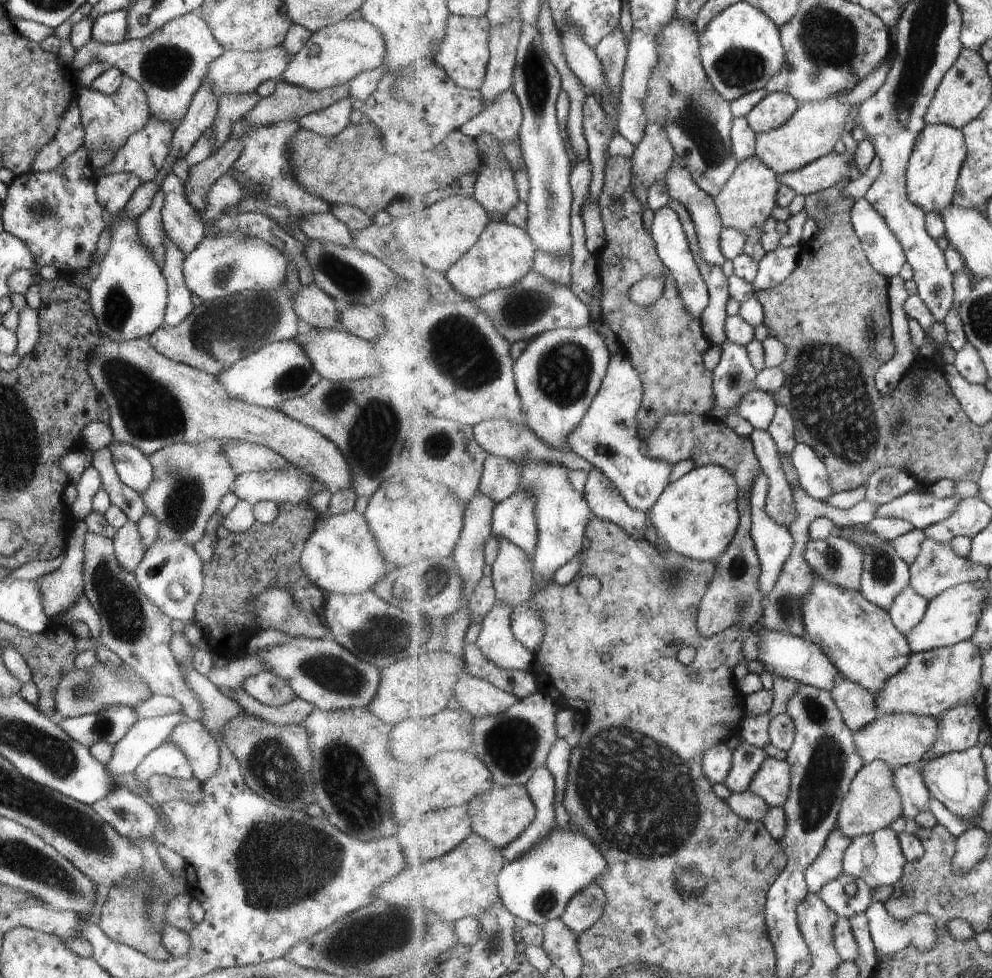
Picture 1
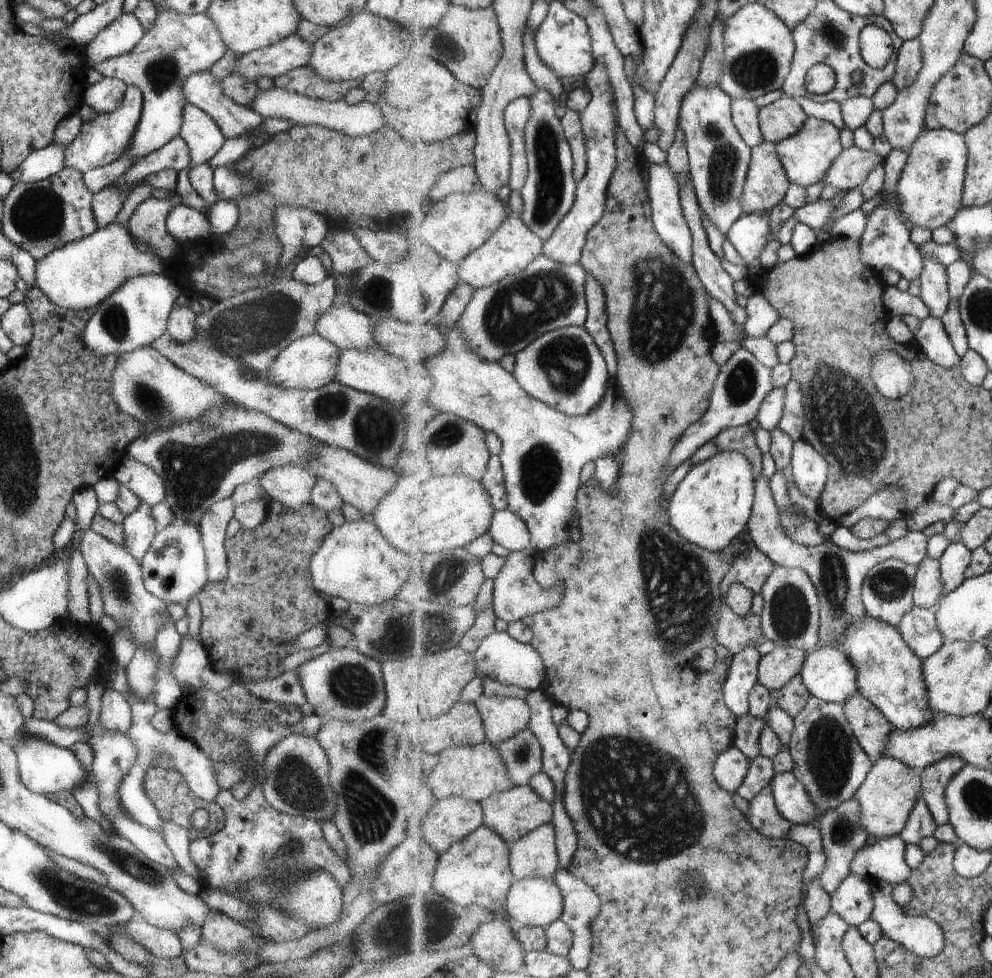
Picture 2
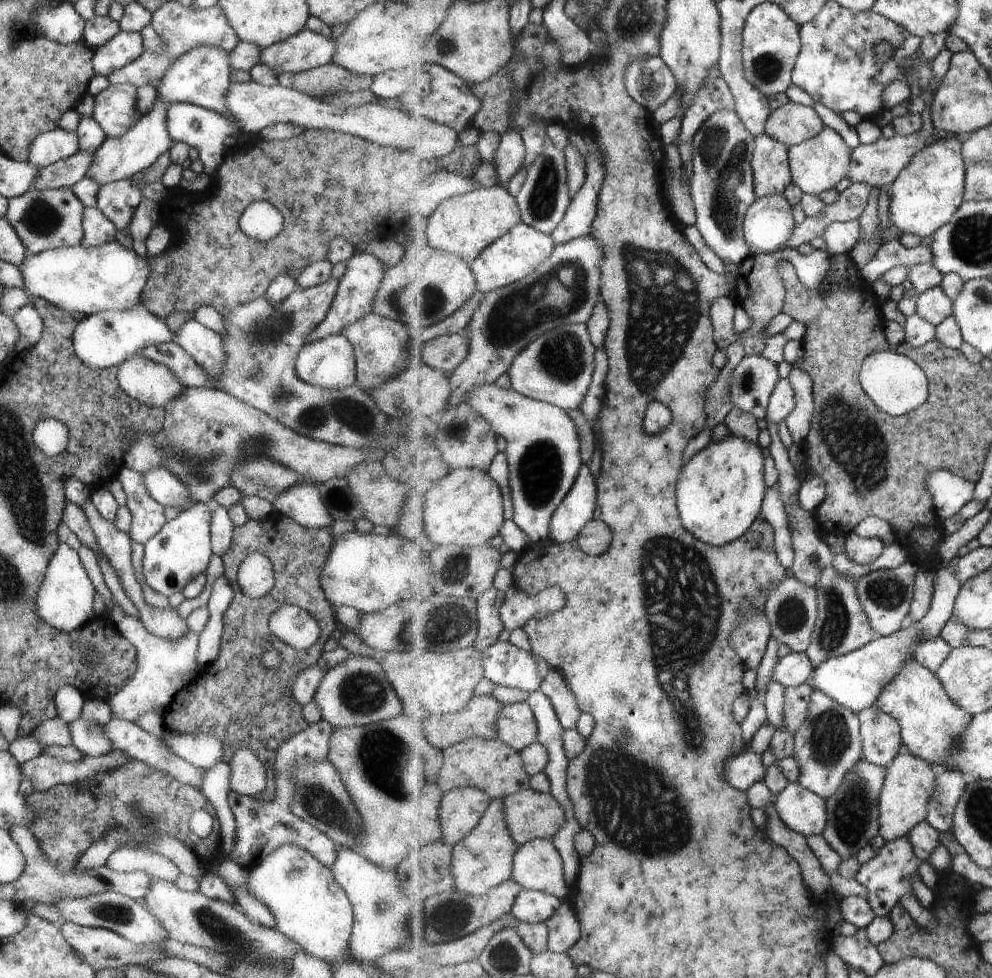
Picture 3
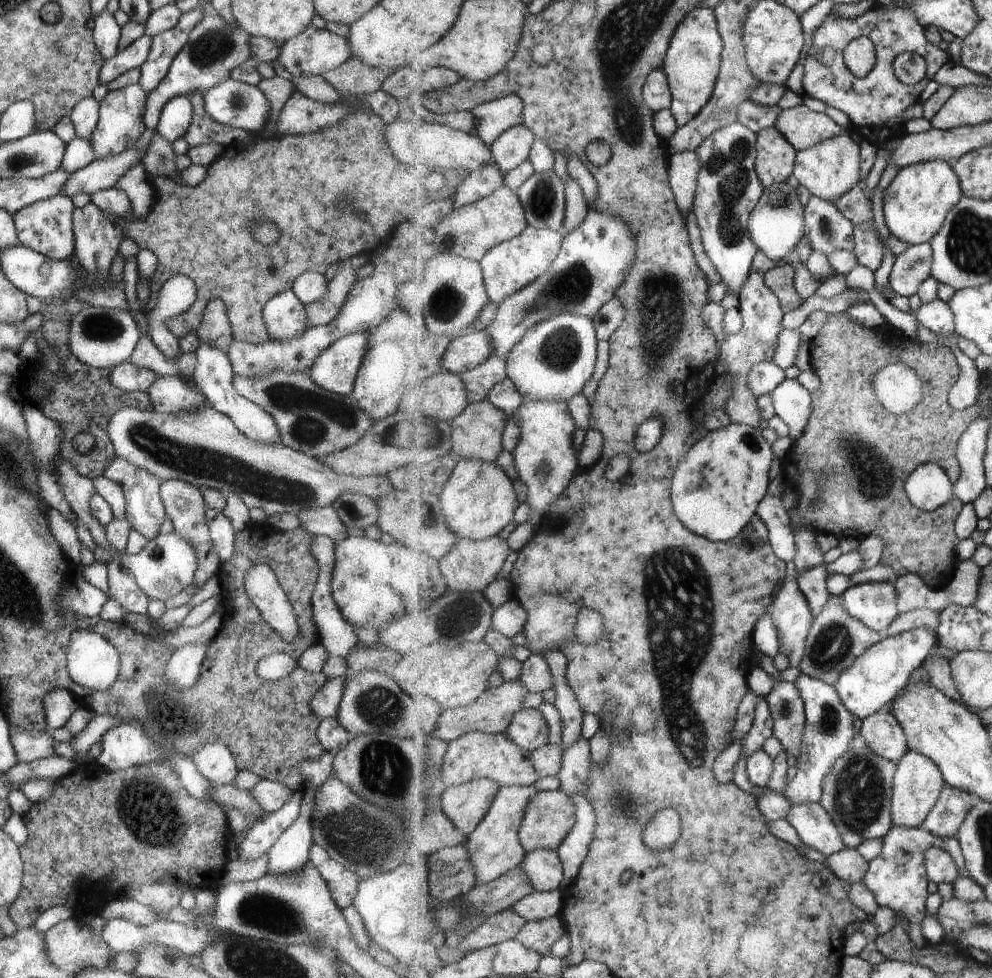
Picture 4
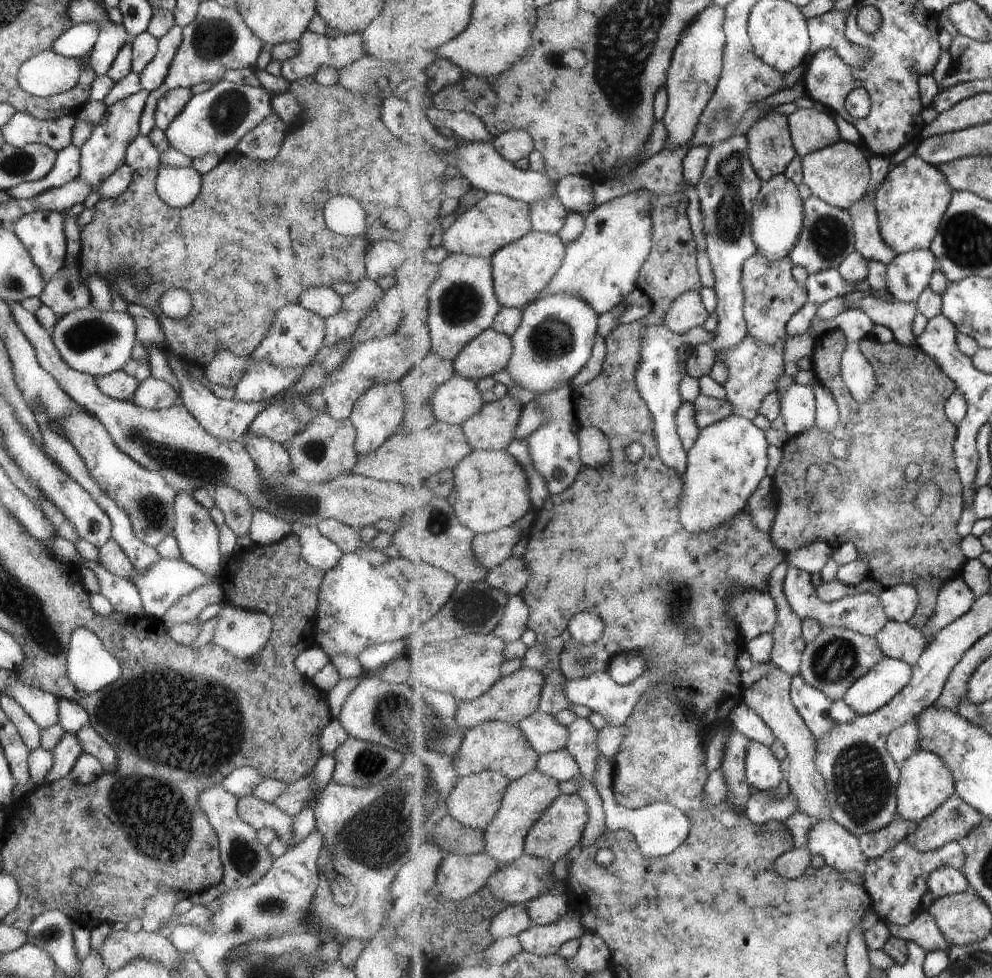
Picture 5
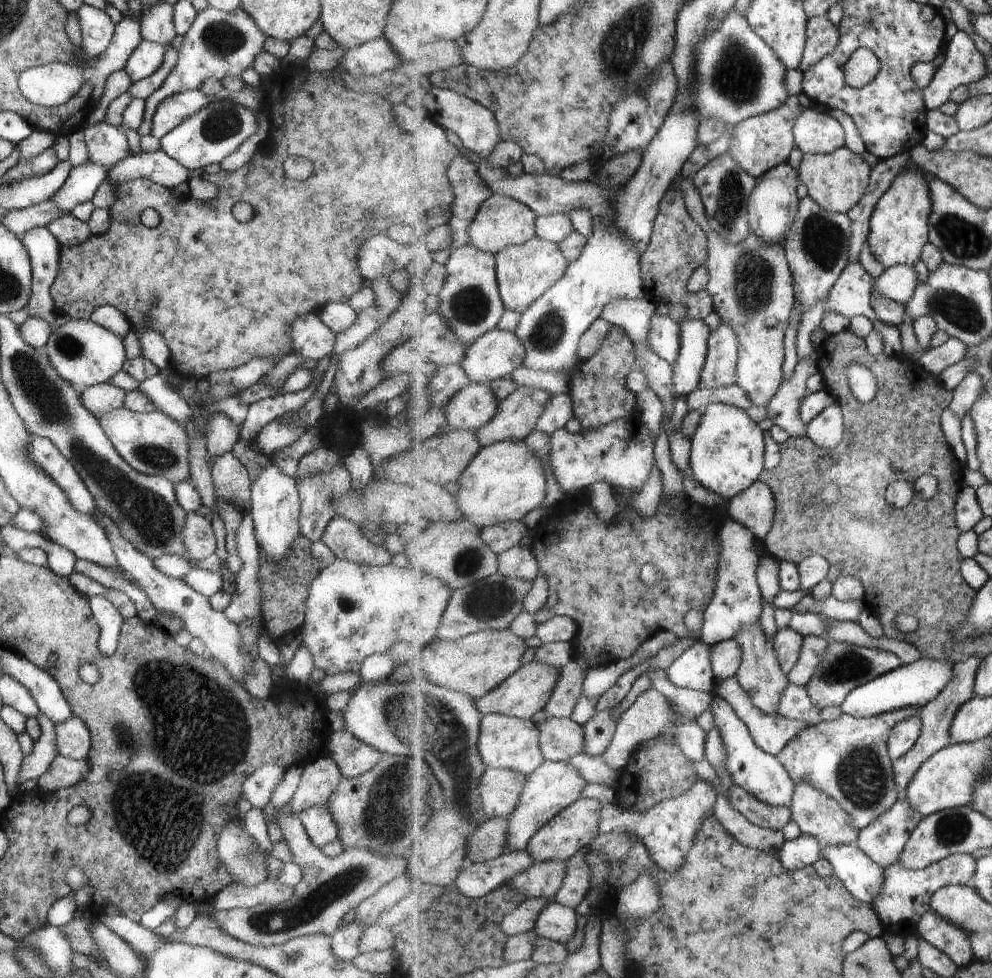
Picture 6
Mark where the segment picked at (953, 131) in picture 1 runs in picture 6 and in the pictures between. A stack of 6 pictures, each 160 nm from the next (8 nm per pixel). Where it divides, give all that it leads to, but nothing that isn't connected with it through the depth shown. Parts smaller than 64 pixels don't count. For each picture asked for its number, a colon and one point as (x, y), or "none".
2: (930, 191)
3: (927, 194)
4: (916, 205)
5: (911, 203)
6: (899, 229)

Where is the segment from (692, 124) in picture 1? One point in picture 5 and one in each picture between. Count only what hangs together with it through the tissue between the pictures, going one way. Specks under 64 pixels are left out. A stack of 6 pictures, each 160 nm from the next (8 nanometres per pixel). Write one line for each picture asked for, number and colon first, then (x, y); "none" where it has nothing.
2: (720, 158)
3: (723, 189)
4: (729, 189)
5: (729, 186)

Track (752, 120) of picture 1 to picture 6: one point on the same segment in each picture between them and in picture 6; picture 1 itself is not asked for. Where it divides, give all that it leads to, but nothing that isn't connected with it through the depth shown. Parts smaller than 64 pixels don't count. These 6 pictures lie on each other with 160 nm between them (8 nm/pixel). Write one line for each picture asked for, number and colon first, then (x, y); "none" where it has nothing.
2: (783, 119)
3: (794, 123)
4: (802, 127)
5: (812, 130)
6: (816, 133)

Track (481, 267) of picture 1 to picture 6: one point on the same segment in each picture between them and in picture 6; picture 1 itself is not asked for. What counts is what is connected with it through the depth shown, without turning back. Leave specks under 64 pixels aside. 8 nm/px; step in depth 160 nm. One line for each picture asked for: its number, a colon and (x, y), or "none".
2: (515, 246)
3: (518, 254)
4: (510, 267)
5: (522, 270)
6: (525, 272)

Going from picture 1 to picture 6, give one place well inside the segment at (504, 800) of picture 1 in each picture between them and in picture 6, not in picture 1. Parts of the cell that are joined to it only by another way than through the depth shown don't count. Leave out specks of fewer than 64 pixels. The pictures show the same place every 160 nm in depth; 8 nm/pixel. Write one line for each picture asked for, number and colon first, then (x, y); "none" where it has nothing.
2: (515, 813)
3: (530, 815)
4: (551, 815)
5: (559, 832)
6: (573, 830)

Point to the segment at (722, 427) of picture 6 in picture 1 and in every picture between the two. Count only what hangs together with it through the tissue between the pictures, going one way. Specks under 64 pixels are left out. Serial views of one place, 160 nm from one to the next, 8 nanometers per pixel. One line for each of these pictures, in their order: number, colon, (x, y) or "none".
1: (698, 516)
2: (713, 505)
3: (721, 491)
4: (716, 491)
5: (730, 458)

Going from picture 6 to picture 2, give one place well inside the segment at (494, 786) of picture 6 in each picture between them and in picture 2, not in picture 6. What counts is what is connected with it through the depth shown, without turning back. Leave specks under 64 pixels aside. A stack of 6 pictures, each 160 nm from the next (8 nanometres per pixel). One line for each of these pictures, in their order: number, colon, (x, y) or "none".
2: (453, 819)
3: (462, 809)
4: (466, 805)
5: (476, 800)

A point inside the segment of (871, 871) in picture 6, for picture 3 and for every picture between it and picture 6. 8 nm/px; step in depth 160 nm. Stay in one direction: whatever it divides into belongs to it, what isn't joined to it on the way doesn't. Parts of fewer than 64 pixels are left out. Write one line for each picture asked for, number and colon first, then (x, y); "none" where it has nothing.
3: (802, 810)
4: (815, 827)
5: (840, 849)

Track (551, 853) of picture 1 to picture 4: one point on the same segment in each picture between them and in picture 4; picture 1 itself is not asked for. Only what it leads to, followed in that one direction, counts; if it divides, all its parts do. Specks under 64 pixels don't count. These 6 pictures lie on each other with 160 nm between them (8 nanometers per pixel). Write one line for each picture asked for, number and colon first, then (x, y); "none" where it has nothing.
2: (533, 902)
3: (531, 906)
4: (538, 906)

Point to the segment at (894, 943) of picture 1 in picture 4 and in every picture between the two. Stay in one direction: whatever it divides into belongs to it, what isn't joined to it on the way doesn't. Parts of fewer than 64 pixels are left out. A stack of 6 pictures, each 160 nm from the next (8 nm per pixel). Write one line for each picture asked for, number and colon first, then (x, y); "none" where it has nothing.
2: (919, 934)
3: (889, 876)
4: (898, 878)

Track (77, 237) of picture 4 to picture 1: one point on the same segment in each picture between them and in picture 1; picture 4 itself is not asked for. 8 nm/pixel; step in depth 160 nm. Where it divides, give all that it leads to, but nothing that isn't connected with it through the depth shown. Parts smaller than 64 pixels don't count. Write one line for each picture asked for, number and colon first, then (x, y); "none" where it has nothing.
1: (180, 221)
2: (106, 203)
3: (97, 229)

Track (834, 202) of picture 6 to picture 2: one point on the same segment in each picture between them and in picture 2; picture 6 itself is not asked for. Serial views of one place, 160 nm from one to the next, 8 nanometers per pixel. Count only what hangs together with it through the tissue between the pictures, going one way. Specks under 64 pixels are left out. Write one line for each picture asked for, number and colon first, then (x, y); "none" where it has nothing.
2: (807, 157)
3: (818, 165)
4: (831, 169)
5: (840, 174)

